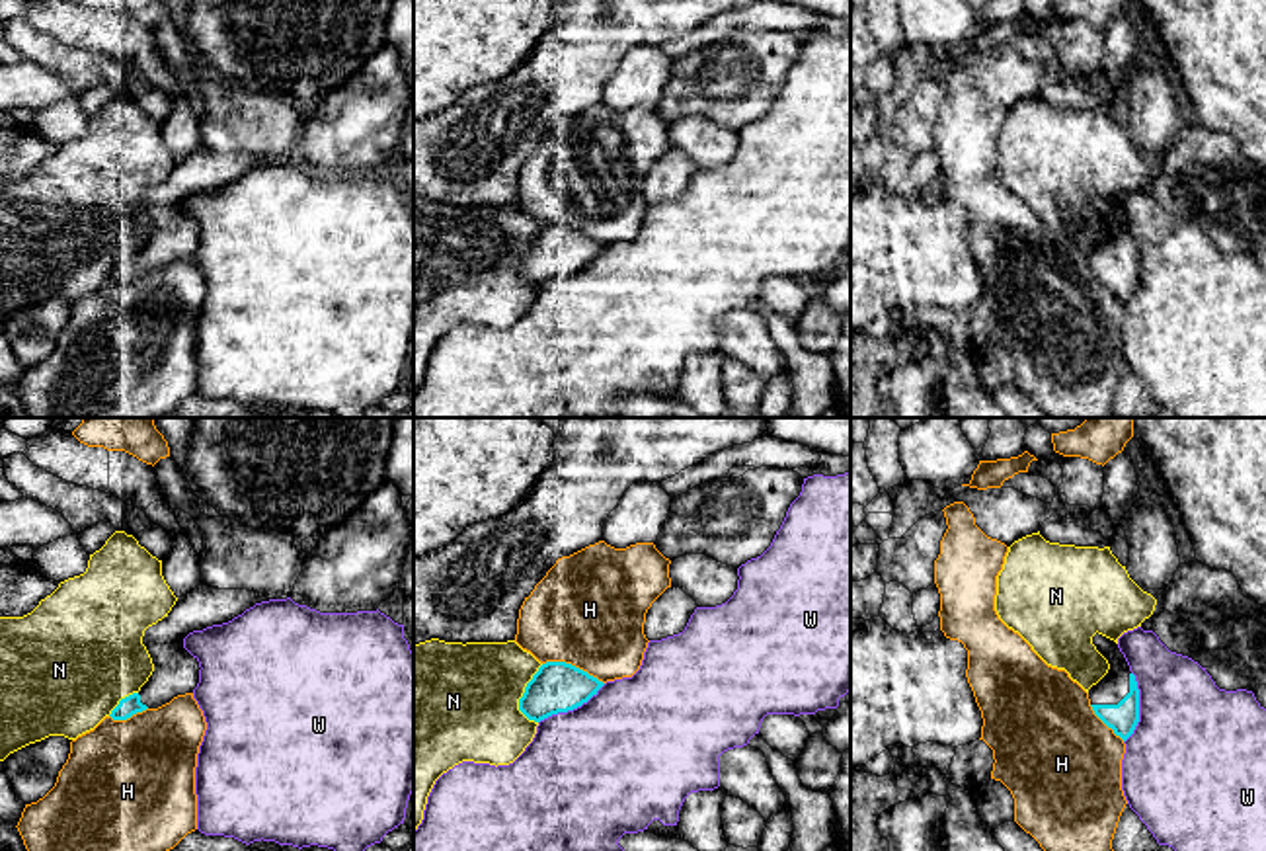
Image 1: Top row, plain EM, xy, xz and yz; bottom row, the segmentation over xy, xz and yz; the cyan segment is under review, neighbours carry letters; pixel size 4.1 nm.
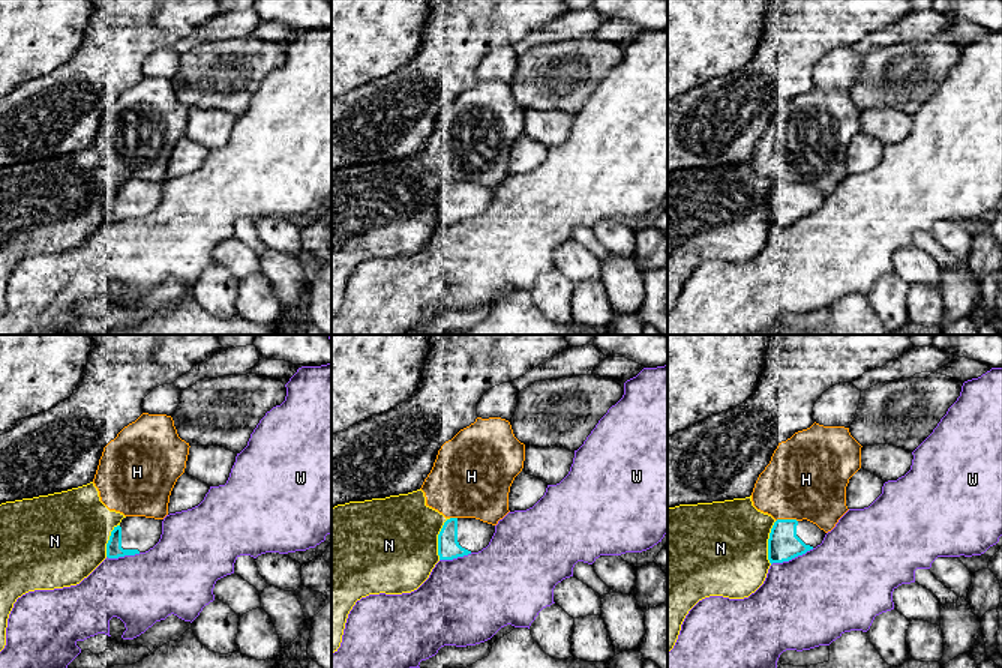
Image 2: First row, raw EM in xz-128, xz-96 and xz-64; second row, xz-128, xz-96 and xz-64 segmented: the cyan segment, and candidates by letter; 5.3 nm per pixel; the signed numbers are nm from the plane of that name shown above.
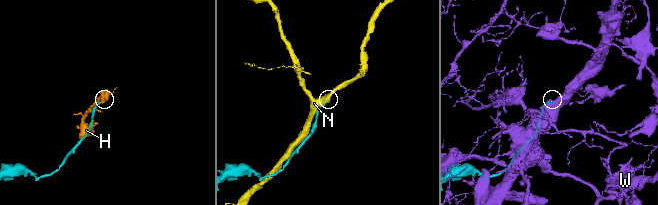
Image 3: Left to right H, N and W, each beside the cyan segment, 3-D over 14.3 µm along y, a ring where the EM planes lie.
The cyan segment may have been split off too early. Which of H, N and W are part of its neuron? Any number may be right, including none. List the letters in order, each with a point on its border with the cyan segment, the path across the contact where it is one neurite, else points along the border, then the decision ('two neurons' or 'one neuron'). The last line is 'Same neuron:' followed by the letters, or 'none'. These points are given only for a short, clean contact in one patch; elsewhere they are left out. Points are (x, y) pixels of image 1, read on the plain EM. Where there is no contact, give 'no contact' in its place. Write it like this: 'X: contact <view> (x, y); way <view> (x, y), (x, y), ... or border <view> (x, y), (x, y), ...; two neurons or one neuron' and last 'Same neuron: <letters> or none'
H: contact xz (574, 229); two neurons
N: contact xz (523, 258); two neurons
W: contact yz (1138, 270); two neurons
Same neuron: none

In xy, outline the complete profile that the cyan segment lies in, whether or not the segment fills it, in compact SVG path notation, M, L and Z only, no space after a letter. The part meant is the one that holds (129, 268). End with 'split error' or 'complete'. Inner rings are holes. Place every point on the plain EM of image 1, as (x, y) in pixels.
M207 146L178 160L172 174L148 189L142 199L154 226L152 238L138 256L121 262L109 279L127 283L137 275L170 265L178 258L193 256L201 230L197 221L183 211L183 201L193 193L228 185L261 164L269 162L257 154L218 152Z; split error

